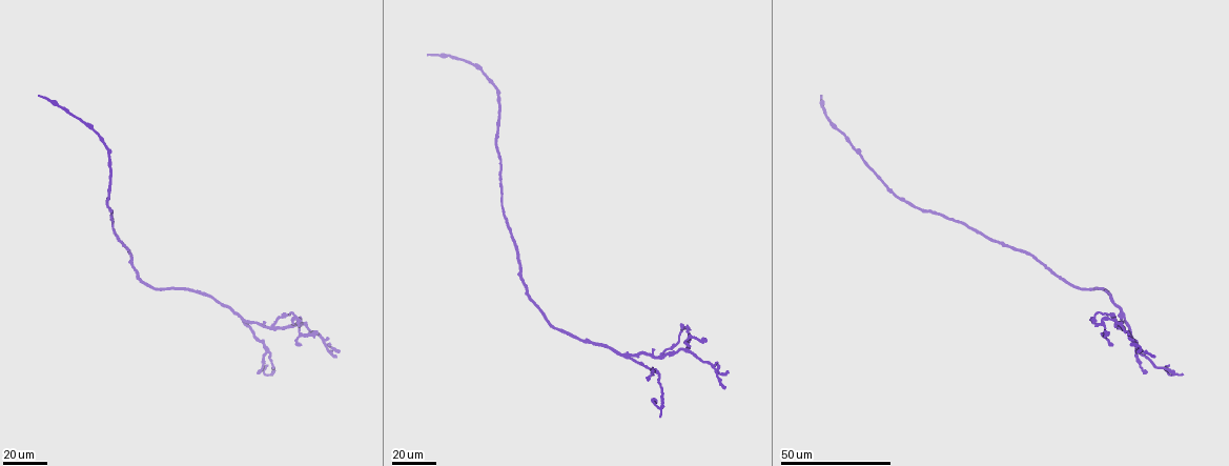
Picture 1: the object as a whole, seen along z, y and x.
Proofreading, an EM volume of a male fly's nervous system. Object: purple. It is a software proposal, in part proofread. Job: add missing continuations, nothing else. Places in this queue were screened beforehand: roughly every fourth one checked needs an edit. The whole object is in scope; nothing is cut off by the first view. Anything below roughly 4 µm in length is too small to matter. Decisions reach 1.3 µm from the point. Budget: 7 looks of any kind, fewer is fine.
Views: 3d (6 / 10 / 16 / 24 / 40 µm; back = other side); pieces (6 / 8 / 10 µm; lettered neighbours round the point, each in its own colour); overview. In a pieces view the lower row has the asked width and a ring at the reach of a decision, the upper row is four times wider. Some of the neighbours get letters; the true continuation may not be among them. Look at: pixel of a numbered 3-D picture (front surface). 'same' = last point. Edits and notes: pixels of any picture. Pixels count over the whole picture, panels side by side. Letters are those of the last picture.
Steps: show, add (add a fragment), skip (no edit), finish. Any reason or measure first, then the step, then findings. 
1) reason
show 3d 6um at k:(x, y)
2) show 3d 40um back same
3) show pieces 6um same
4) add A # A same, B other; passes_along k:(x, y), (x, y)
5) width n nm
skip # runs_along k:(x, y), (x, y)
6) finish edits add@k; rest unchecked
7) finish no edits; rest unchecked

free end
show 3d 40um at 1:(706, 339)

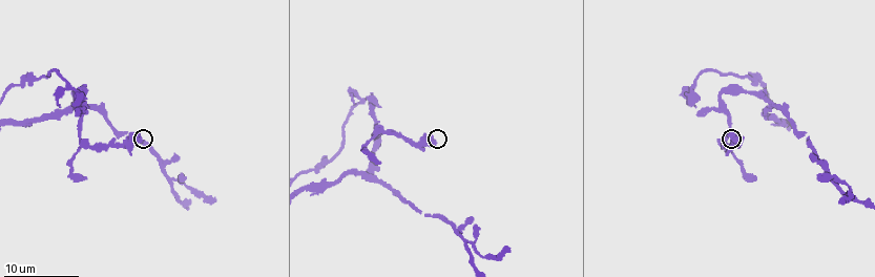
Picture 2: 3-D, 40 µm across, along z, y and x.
what lies round it
show pieces 8um at 2:(732, 134)

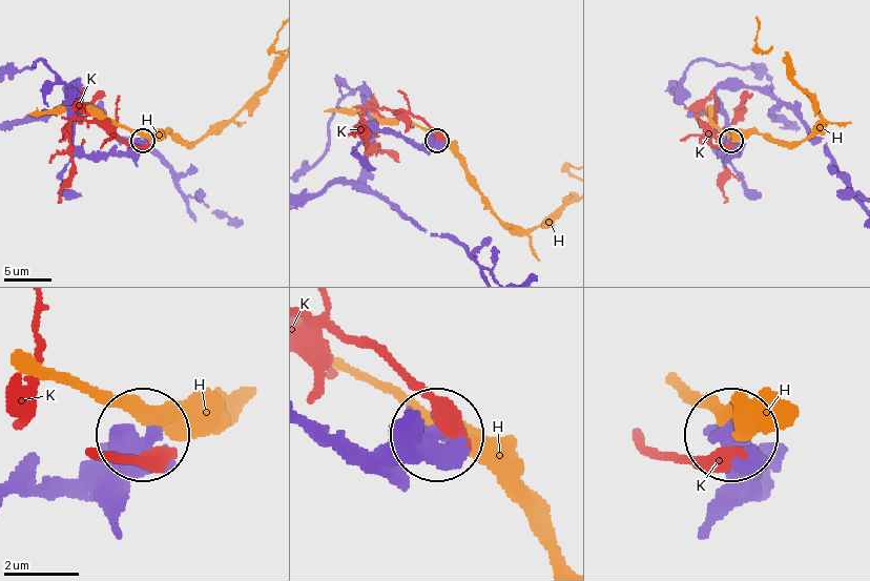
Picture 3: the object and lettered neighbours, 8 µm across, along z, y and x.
skip # H other, K other; none of them fits

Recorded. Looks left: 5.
branch stops here
show 3d 24um at 1:(336, 355)

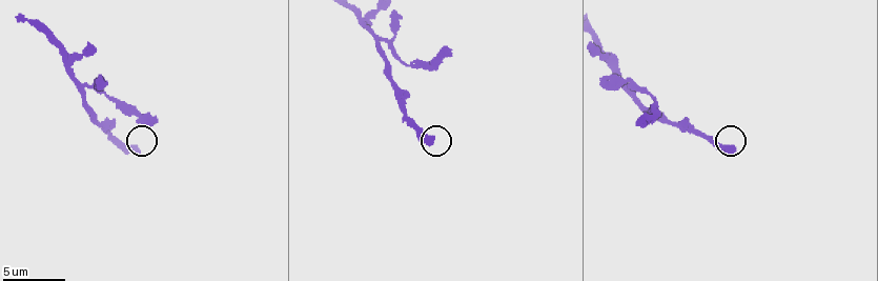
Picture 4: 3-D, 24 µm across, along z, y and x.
what lies round it
show pieces 6um at 4:(135, 151)

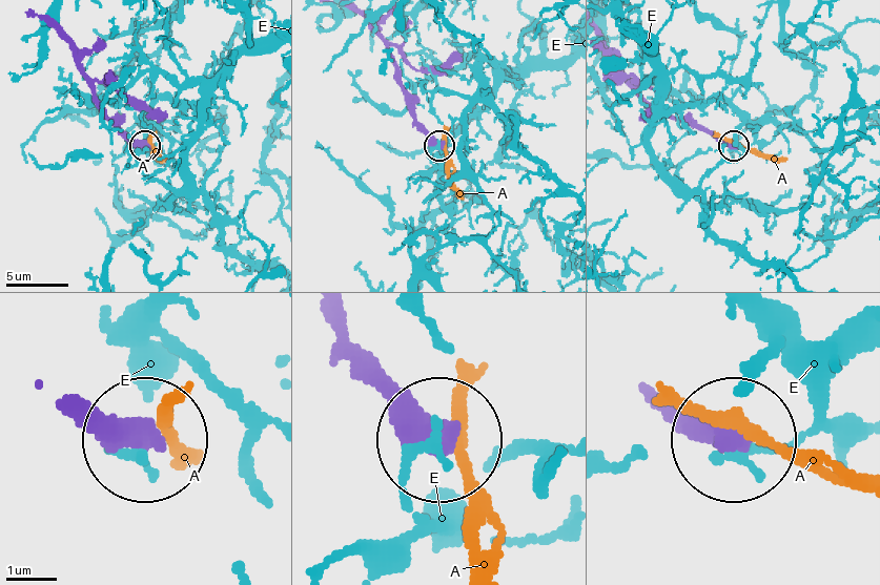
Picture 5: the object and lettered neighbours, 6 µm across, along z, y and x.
width 480 nm
skip # A other, E other; runs_along 5:(345, 342), (432, 439); none of them fits

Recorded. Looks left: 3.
free end
show 3d 40um at 1:(1182, 373)

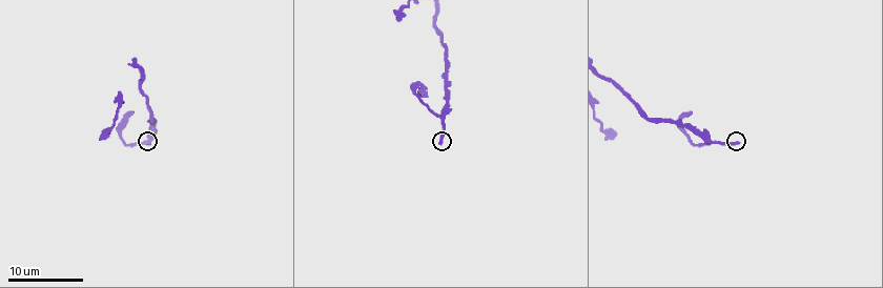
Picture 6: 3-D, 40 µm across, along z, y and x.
show pieces 6um at 6:(441, 143)

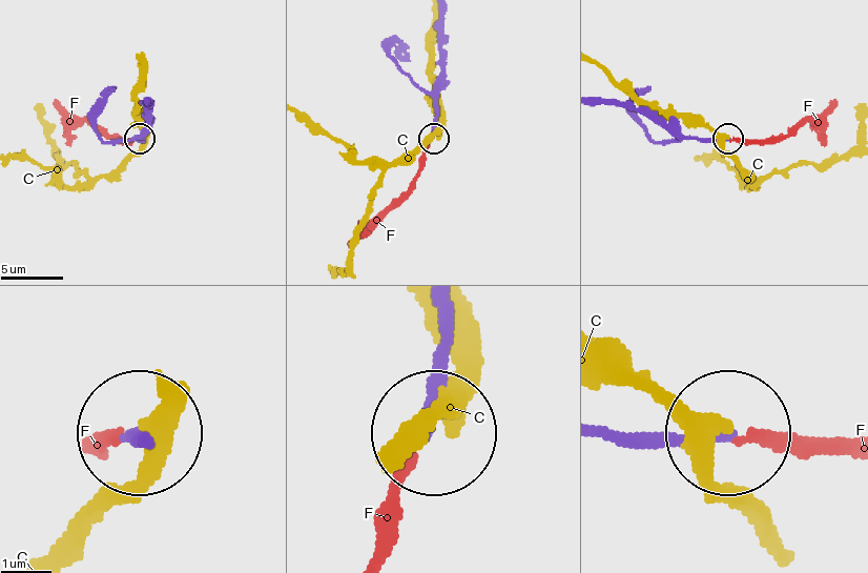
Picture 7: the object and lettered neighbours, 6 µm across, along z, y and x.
add F # C other, F same; passes_along 7:(600, 424), (633, 435), (847, 435); the neuron continues

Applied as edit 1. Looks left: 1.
finish edits add@7; rest unchecked

